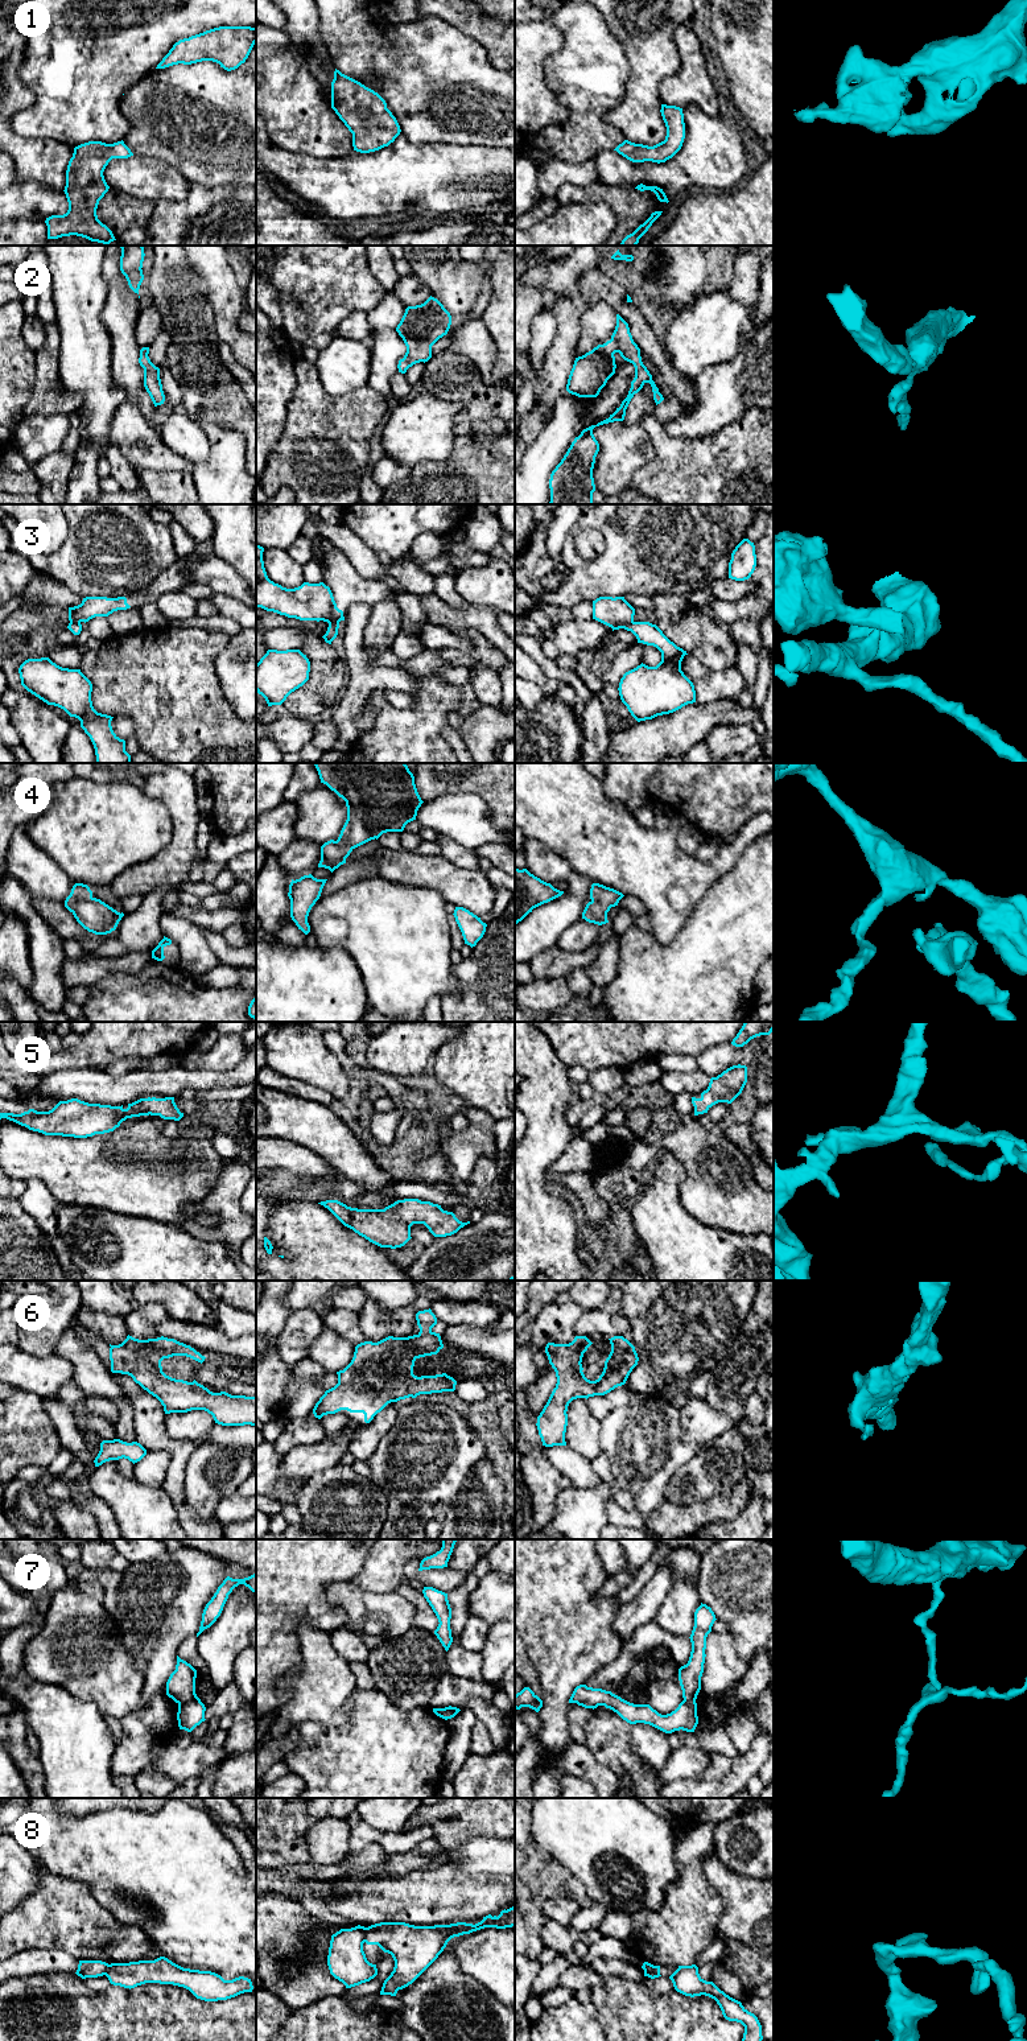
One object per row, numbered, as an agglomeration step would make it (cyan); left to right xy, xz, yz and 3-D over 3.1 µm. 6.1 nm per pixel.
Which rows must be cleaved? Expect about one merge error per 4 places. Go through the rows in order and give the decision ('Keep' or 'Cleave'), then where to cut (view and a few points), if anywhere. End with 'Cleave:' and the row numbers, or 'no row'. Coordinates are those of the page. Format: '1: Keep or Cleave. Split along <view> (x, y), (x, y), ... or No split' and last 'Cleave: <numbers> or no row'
1: Keep. No split
2: Keep. No split
3: Cleave. Split along xz (337, 607), (328, 622)
4: Keep. No split
5: Keep. No split
6: Keep. No split
7: Cleave. Split along xy (196, 1695), (178, 1705)
8: Cleave. Split along xz (367, 1928), (363, 1941)
Cleave: 3, 7, 8

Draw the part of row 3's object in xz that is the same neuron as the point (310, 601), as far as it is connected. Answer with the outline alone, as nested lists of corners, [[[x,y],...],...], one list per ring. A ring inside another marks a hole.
[[[256,544],[256,607],[300,620],[330,622],[338,609],[330,587],[323,582],[304,582],[294,589],[275,584],[267,576],[263,552]]]

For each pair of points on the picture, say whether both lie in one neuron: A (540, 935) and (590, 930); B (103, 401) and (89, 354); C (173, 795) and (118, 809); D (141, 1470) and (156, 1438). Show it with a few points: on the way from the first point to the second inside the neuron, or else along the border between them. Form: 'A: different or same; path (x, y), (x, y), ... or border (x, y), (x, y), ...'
A: different; border (581, 918), (555, 944)
B: same; path (97, 390), (89, 378), (89, 366)
C: different; border (143, 790), (166, 809), (172, 827)
D: different; border (147, 1451), (165, 1451), (169, 1455), (165, 1479)

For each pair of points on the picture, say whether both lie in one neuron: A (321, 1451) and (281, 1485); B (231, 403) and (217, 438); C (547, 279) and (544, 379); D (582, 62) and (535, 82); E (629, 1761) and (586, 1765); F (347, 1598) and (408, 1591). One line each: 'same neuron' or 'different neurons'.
A: same neuron
B: different neurons
C: different neurons
D: different neurons
E: different neurons
F: different neurons

